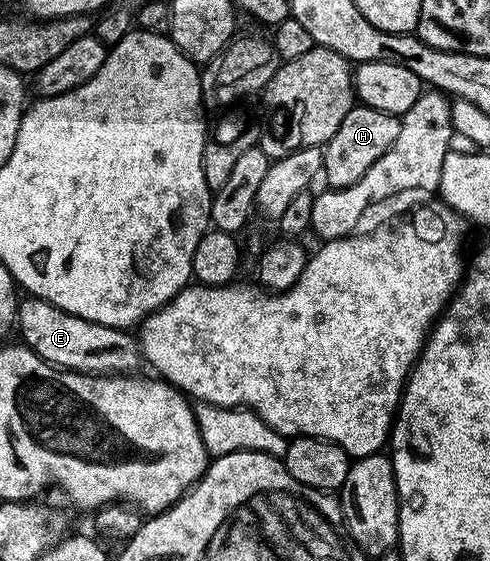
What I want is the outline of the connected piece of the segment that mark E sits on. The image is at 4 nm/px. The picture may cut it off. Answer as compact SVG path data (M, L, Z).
M38 300L36 307L18 308L18 330L21 329L22 342L34 353L40 355L46 361L46 364L66 365L67 368L73 369L69 371L113 371L105 369L113 369L120 361L125 361L132 355L133 349L135 353L135 345L125 338L126 334L120 329L112 329L110 325L99 325L82 317L75 316L74 313L68 313L62 309L56 308L47 301Z

